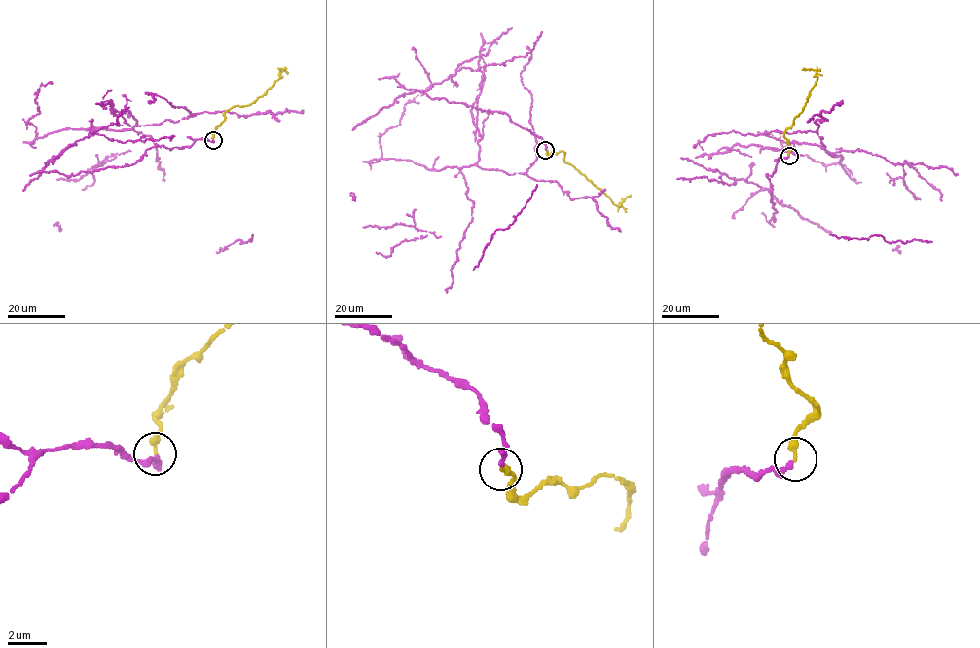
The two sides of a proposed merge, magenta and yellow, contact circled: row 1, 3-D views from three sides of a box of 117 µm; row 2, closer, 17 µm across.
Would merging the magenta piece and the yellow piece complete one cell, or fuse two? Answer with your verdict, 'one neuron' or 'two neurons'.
one neuron

